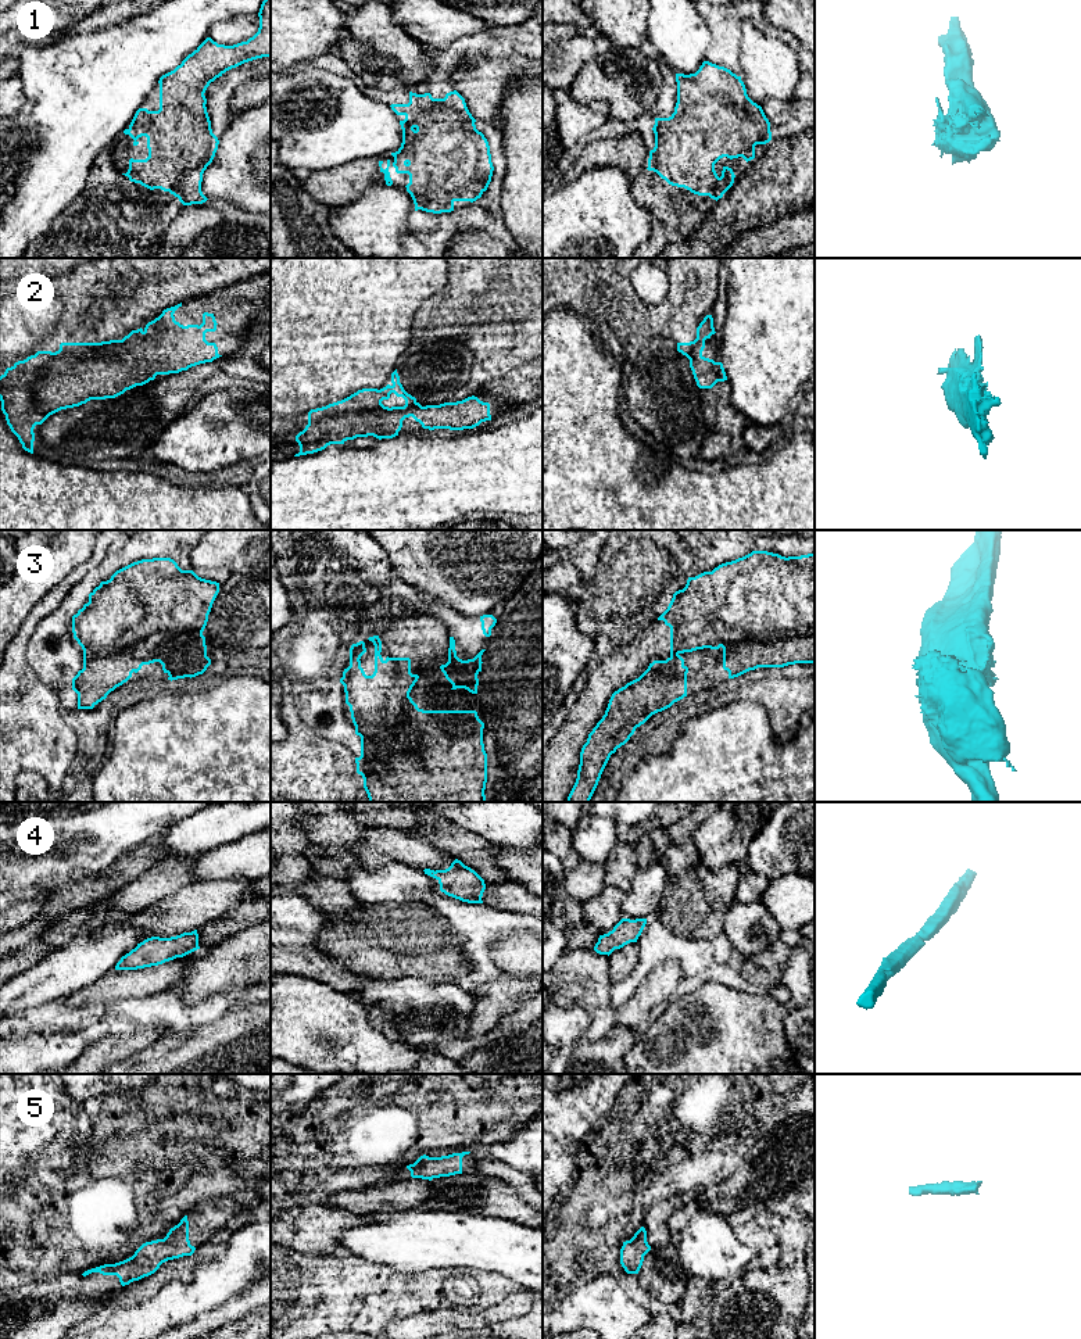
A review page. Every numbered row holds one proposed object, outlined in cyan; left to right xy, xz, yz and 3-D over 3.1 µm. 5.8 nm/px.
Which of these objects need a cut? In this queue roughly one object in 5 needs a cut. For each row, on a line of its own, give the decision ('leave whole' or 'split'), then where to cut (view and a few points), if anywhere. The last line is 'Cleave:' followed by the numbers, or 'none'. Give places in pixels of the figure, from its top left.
1: leave whole | no cut
2: leave whole | no cut
3: split | xz (410, 697), (393, 749), (386, 756), (361, 752)
4: leave whole | no cut
5: leave whole | no cut
Cleave: 3

